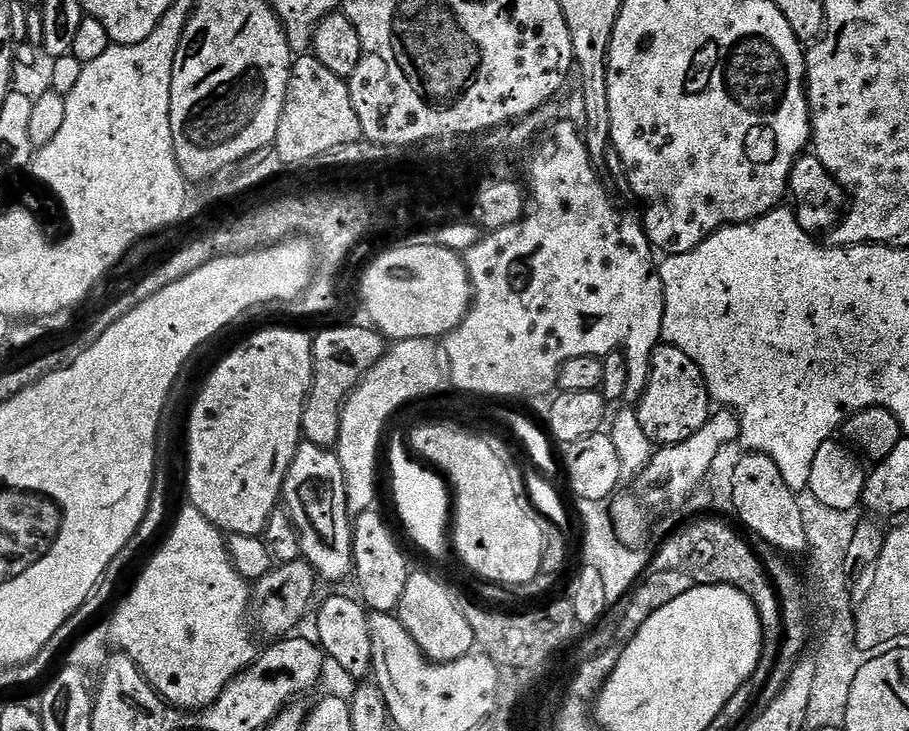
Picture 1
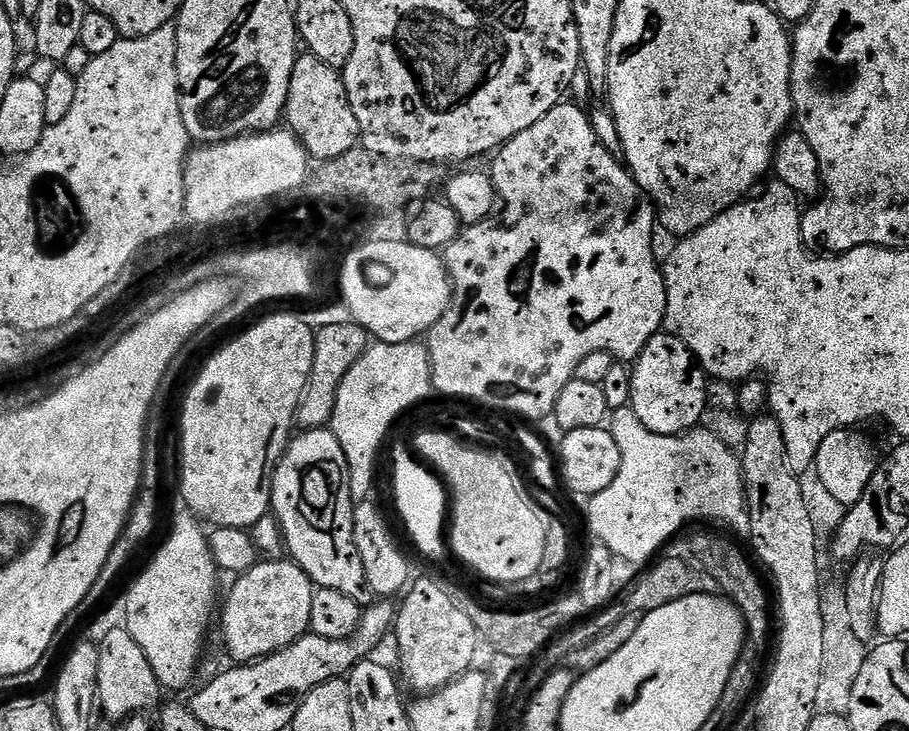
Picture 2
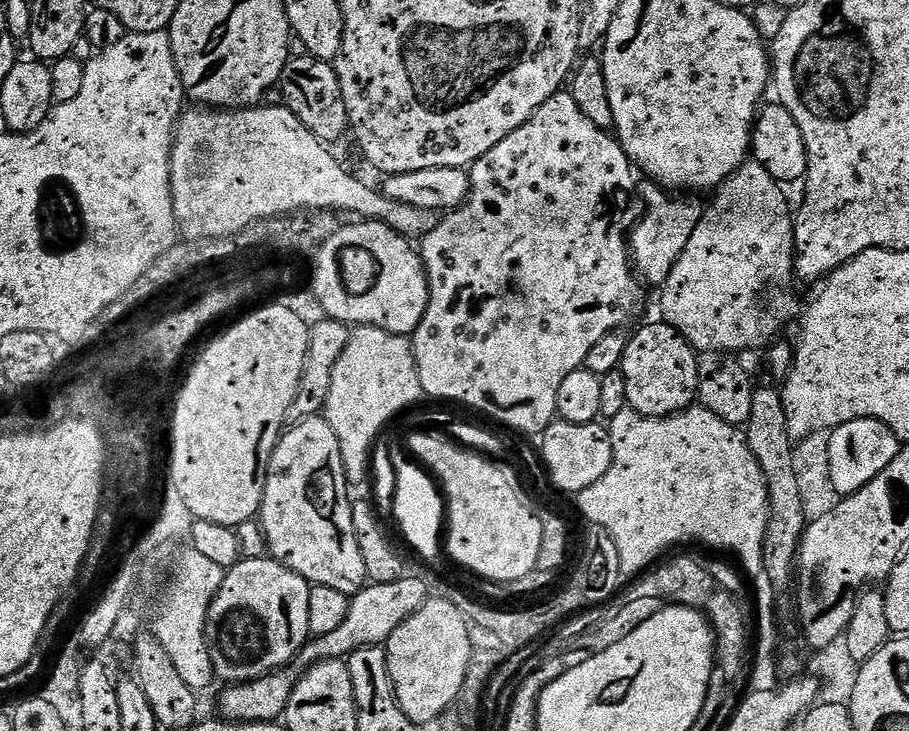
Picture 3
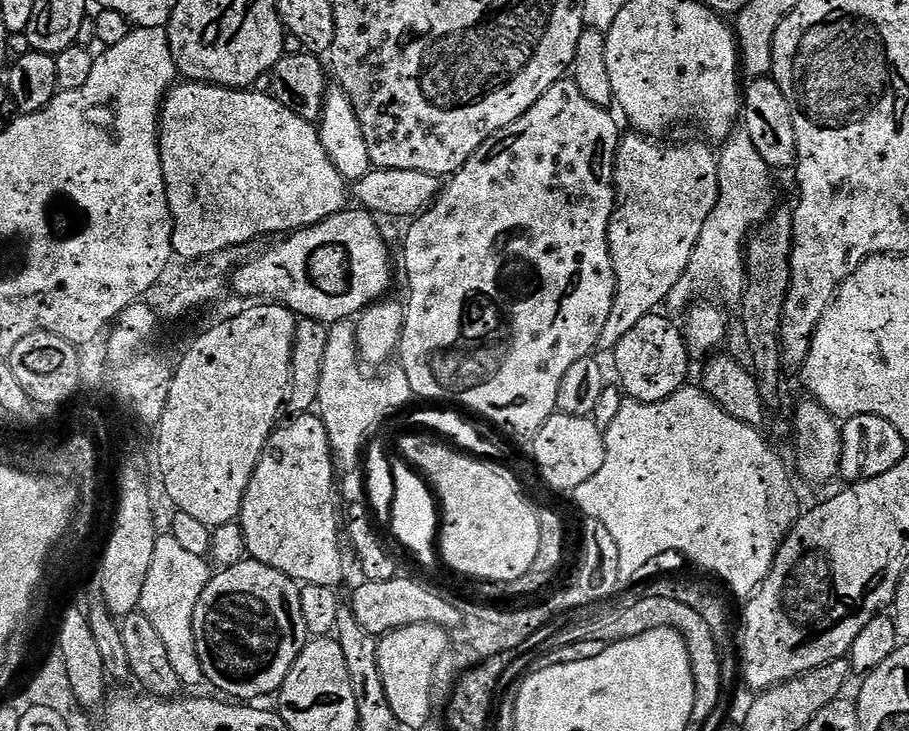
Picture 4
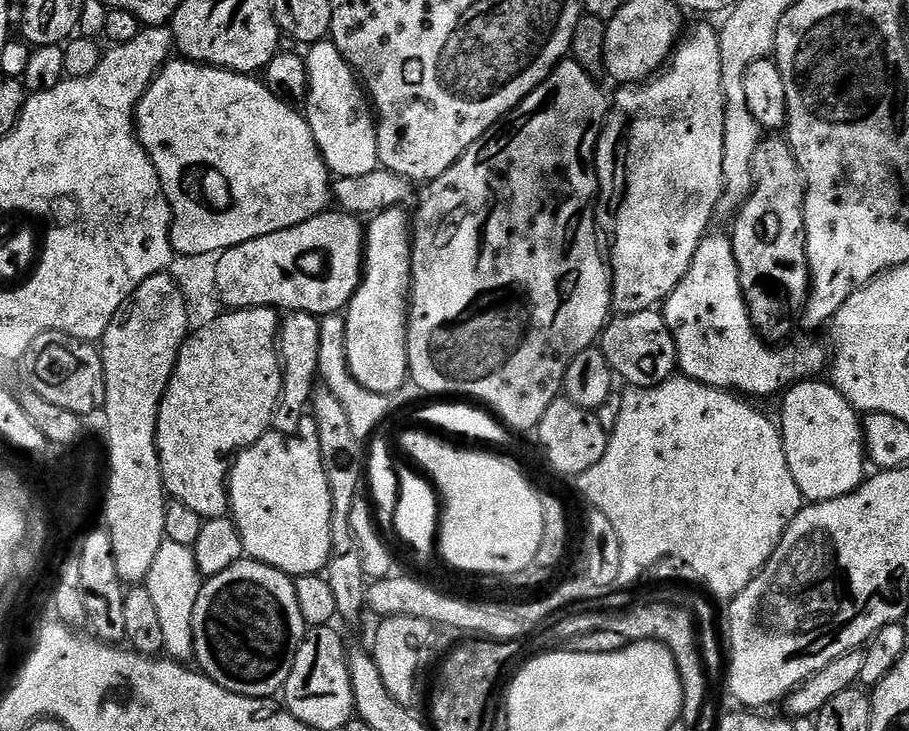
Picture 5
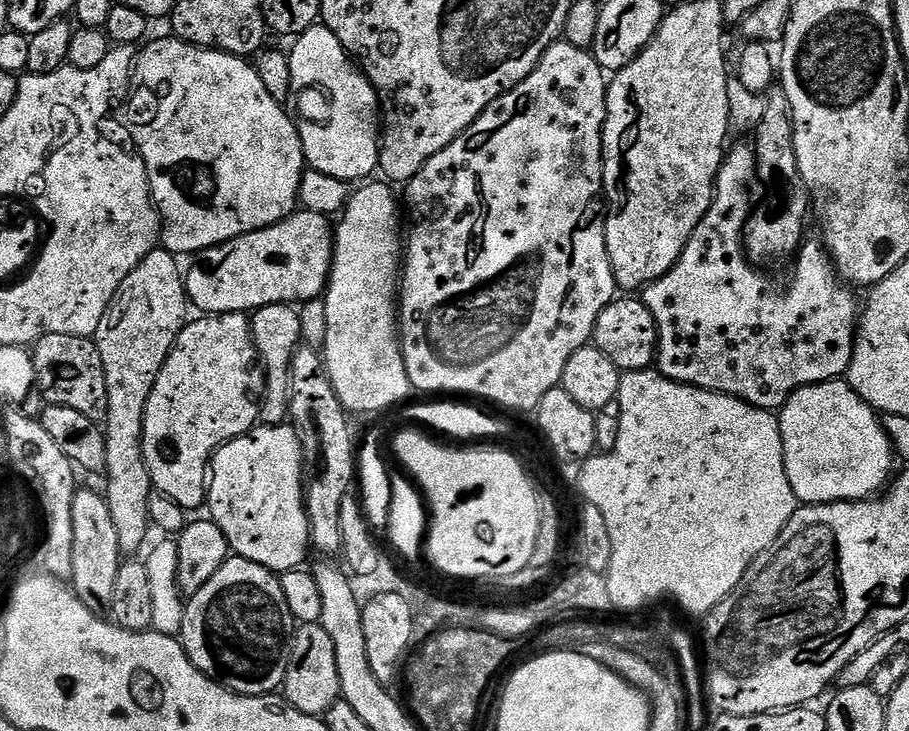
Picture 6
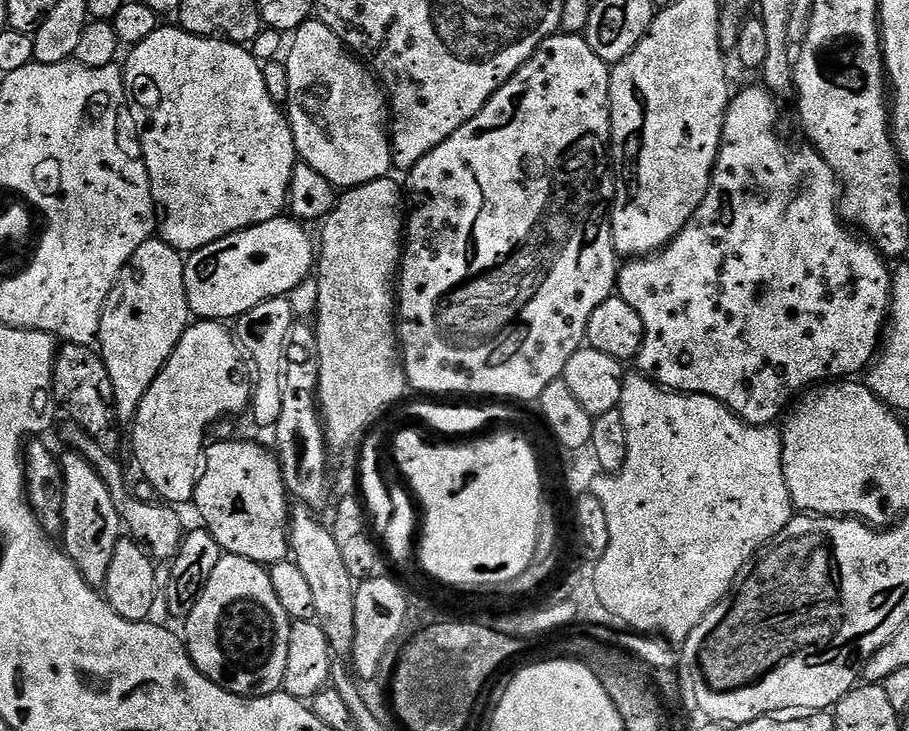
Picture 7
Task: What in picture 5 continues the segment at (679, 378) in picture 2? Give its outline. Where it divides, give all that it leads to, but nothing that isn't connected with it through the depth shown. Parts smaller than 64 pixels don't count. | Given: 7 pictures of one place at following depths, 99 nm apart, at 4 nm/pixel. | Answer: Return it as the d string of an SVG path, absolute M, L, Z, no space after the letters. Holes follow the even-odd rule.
M659 311L639 312L629 316L617 315L615 318L609 319L598 341L598 347L608 359L608 364L613 373L619 379L621 376L625 380L623 383L633 388L653 388L677 375L676 343L672 337L672 332L666 326L663 315Z

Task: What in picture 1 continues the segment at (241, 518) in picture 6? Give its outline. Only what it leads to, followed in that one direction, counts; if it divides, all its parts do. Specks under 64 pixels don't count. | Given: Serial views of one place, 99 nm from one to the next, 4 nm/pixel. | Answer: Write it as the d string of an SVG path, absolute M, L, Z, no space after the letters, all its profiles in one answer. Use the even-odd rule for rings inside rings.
M301 443L294 454L294 462L290 462L290 470L284 479L282 493L283 507L292 516L300 535L300 550L303 559L315 570L317 577L324 580L344 580L353 575L352 567L352 529L353 517L348 515L348 499L346 498L346 478L342 470L342 462L336 457L332 448L323 448L317 444Z

